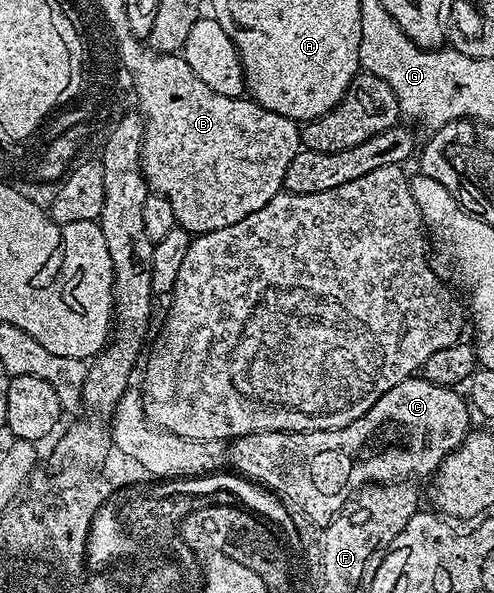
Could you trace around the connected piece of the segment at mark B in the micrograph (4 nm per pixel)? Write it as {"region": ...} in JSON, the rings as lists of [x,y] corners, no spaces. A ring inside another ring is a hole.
{"region":[[[161,55],[156,59],[158,61],[153,65],[144,98],[139,105],[140,111],[145,112],[145,117],[143,116],[144,133],[141,136],[141,171],[145,176],[148,188],[168,201],[177,225],[186,229],[190,235],[210,233],[219,231],[223,227],[231,227],[231,223],[239,223],[239,219],[246,219],[247,215],[251,215],[253,211],[259,211],[259,207],[263,207],[275,194],[282,192],[287,166],[303,148],[298,122],[275,115],[252,99],[228,97],[219,95],[219,91],[211,91],[211,87],[207,87],[207,83],[203,83],[203,79],[199,79],[199,75],[191,71],[191,67],[187,67],[184,57],[180,55]]]}

